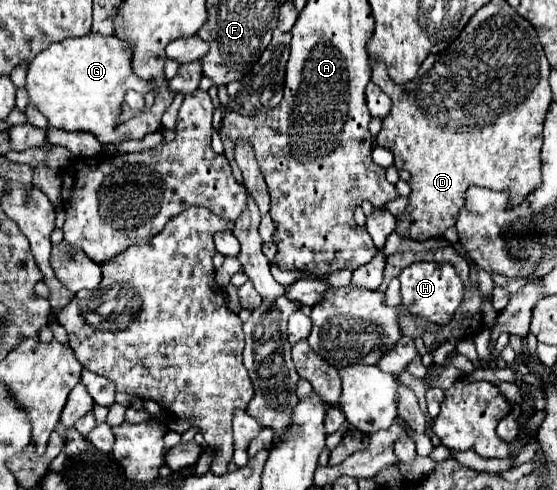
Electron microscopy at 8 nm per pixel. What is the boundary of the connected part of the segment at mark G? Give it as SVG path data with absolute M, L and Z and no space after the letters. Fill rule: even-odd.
M88 33L84 37L52 43L30 61L24 85L30 105L34 105L52 127L92 133L102 145L142 139L144 135L160 129L160 117L174 99L174 93L168 91L168 83L158 87L152 109L142 111L124 123L118 121L124 93L128 89L144 93L150 91L150 87L152 85L142 83L130 71L130 51L126 51L126 45L120 39L114 39L114 35L106 37L100 33Z

